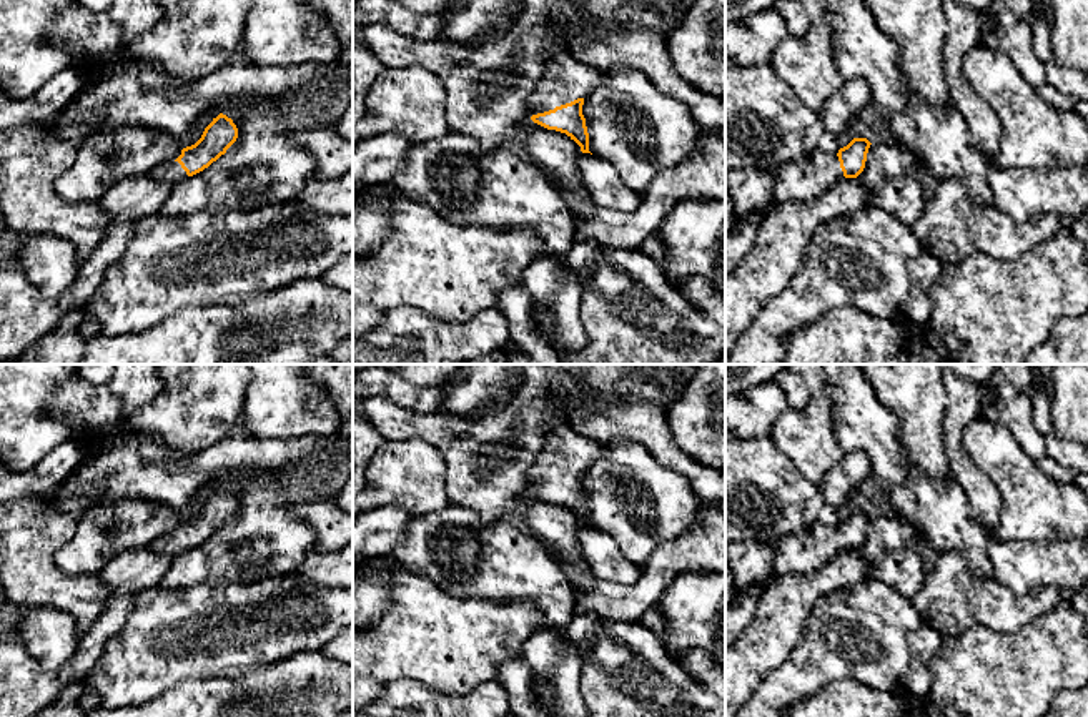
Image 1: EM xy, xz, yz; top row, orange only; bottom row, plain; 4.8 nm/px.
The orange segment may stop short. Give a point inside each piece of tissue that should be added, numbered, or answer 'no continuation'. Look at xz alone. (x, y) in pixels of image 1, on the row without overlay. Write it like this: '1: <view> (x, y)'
1: xz (566, 451)

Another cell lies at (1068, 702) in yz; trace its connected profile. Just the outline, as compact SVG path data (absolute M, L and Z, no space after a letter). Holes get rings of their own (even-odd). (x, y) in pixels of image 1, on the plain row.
M1088 685L1056 694L1043 717L1088 717Z

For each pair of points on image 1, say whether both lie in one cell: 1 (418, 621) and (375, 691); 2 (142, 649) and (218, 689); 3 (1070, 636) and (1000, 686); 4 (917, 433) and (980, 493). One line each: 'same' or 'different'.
1: different
2: different
3: same
4: different

